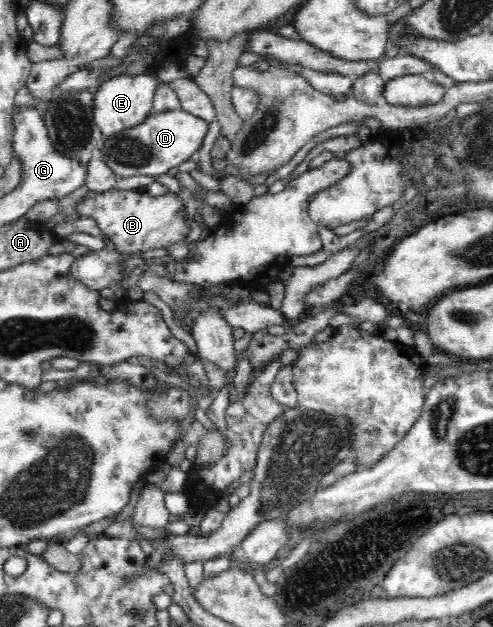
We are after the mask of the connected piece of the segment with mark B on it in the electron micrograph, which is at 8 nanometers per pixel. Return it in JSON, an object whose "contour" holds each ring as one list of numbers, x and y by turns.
{"contour":[[89,190,78,202,76,216,92,217,98,226,114,241,114,247,126,254,148,252,155,248,171,247,176,241,183,241,190,228,186,225,186,208,178,193,166,192,151,196,146,190,108,190,102,193]]}

